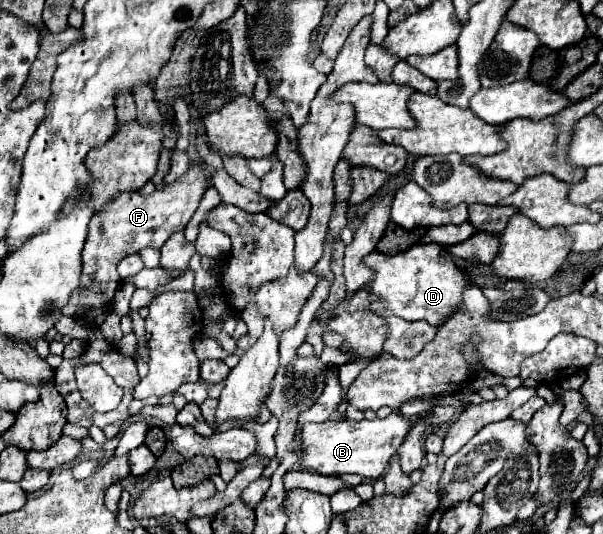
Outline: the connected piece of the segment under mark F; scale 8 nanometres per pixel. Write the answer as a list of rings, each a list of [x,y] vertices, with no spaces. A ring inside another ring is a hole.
[[[195,159],[191,161],[189,171],[175,183],[155,189],[149,195],[123,193],[117,199],[113,199],[103,213],[93,215],[89,221],[89,233],[81,253],[81,261],[83,261],[81,285],[73,291],[69,303],[63,307],[63,315],[83,317],[91,309],[103,309],[103,307],[107,309],[113,303],[117,287],[121,285],[121,279],[117,277],[117,263],[123,257],[131,253],[139,253],[145,247],[161,249],[161,245],[175,231],[183,231],[189,219],[193,217],[207,187],[209,183],[205,177],[203,161]]]

